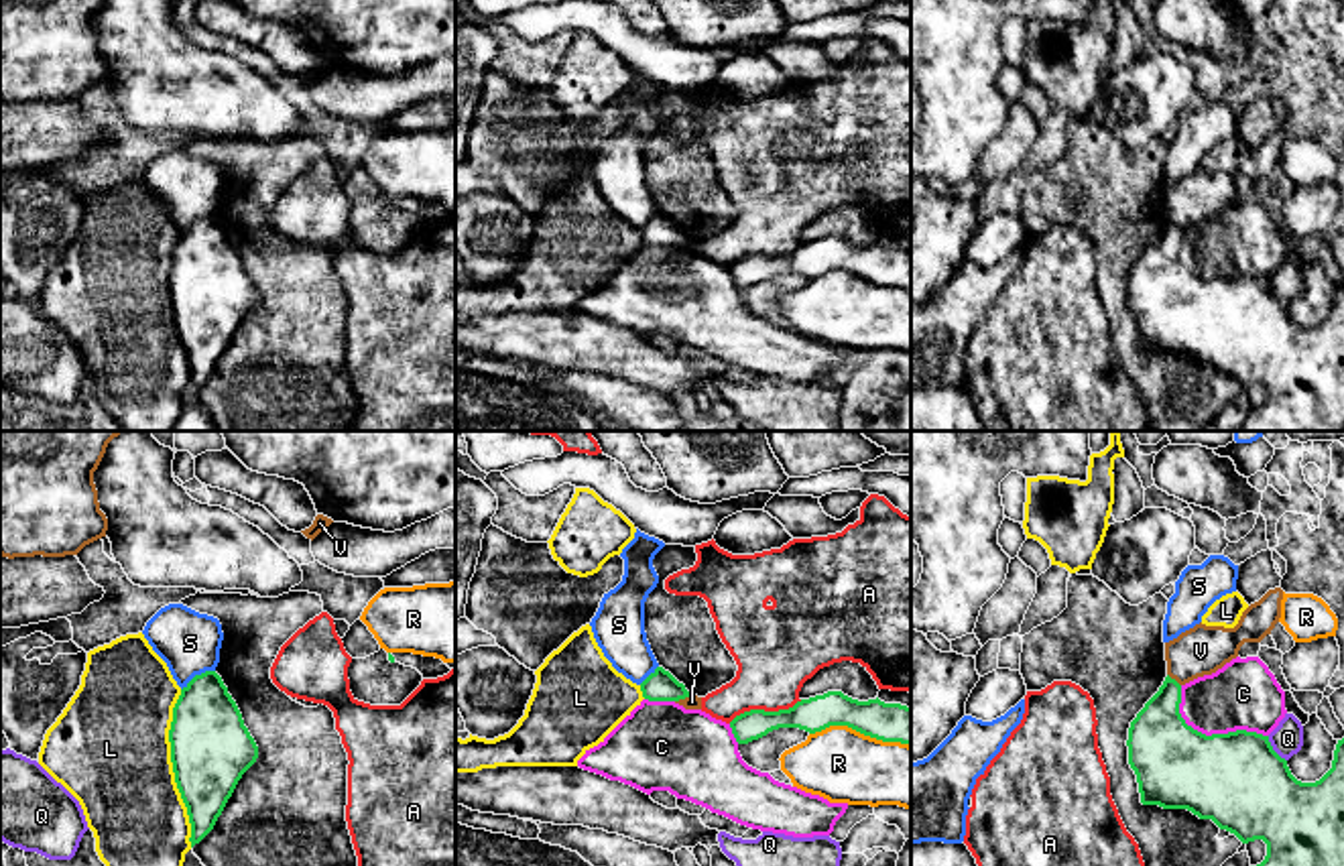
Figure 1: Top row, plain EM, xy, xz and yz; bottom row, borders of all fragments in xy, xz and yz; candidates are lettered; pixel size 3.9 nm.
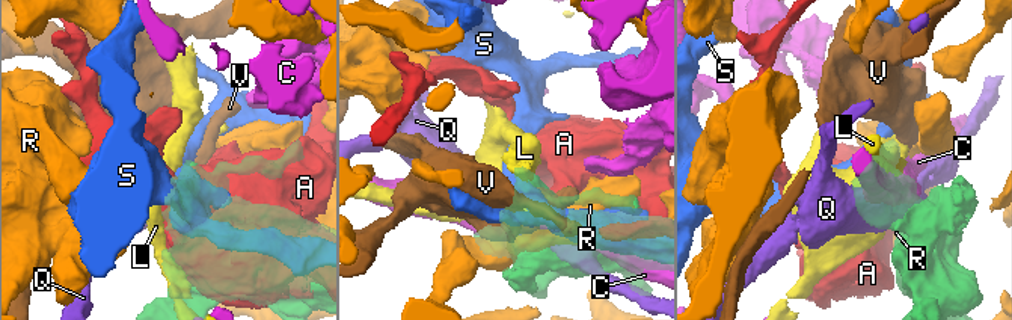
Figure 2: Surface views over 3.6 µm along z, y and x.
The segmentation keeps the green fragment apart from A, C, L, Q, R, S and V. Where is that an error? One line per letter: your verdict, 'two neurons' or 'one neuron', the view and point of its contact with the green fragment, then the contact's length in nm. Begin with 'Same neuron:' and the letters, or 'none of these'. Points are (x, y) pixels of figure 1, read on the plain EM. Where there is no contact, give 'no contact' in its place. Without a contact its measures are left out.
Same neuron: none of these
A: two neurons; meets green in xz at (763, 255); contact 300 nm long
C: two neurons; meets green in yz at (1208, 281); contact 400 nm long
L: two neurons; meets green in xy at (173, 314); contact 650 nm long
Q: two neurons; meets green in yz at (1271, 293); contact 130 nm long
R: two neurons; meets green in xz at (861, 277); contact 400 nm long
S: two neurons; meets green in xy at (198, 220); contact 160 nm long
V: two neurons; meets green in xz at (682, 242); contact 70 nm long

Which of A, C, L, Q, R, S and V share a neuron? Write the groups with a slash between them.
A / C / L / Q / R / S / V

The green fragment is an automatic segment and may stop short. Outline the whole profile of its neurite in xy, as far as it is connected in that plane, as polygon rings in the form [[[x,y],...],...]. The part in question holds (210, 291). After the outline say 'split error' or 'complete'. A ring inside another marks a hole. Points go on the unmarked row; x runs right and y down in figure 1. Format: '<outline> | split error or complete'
[[[216,215],[195,220],[173,252],[169,274],[175,327],[191,368],[191,392],[216,370],[258,291]]] | complete

